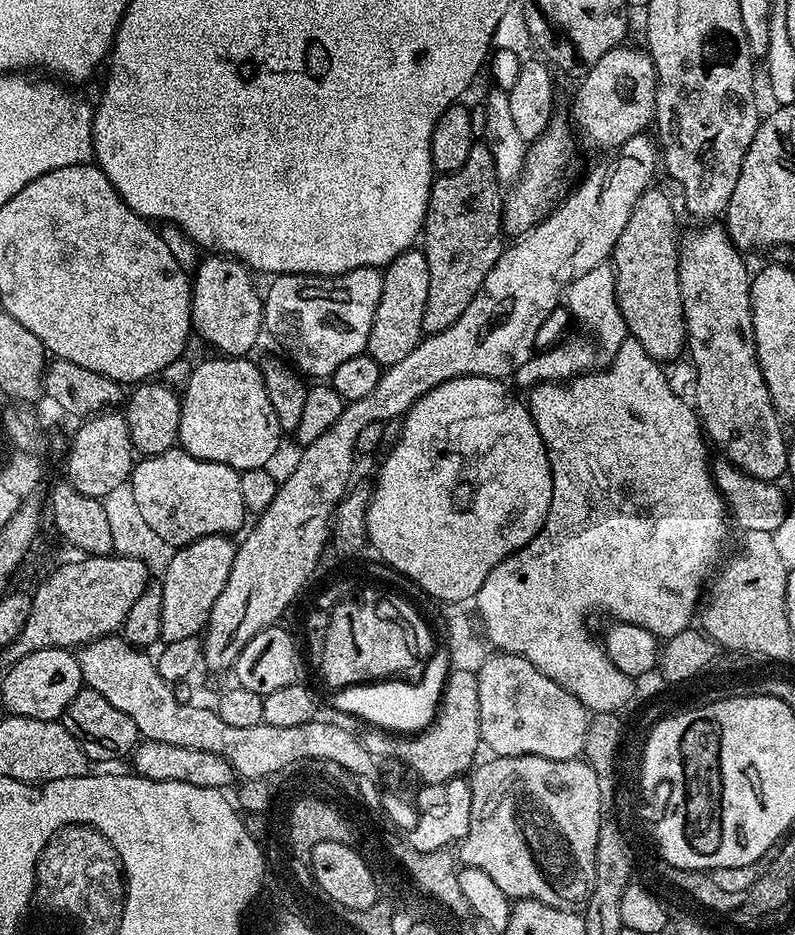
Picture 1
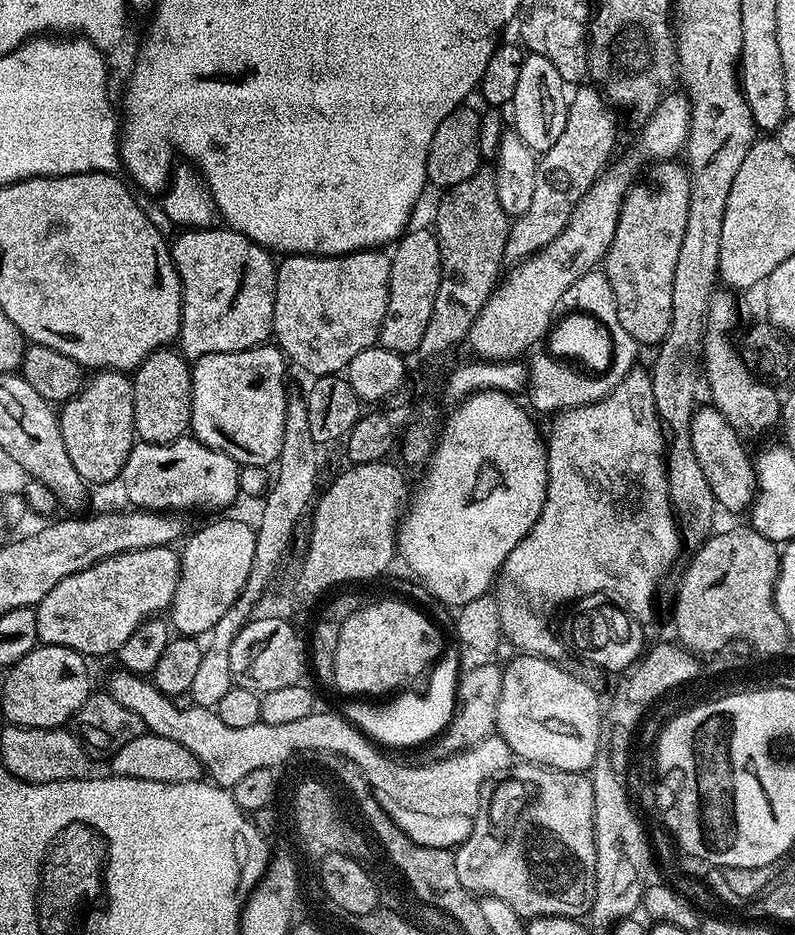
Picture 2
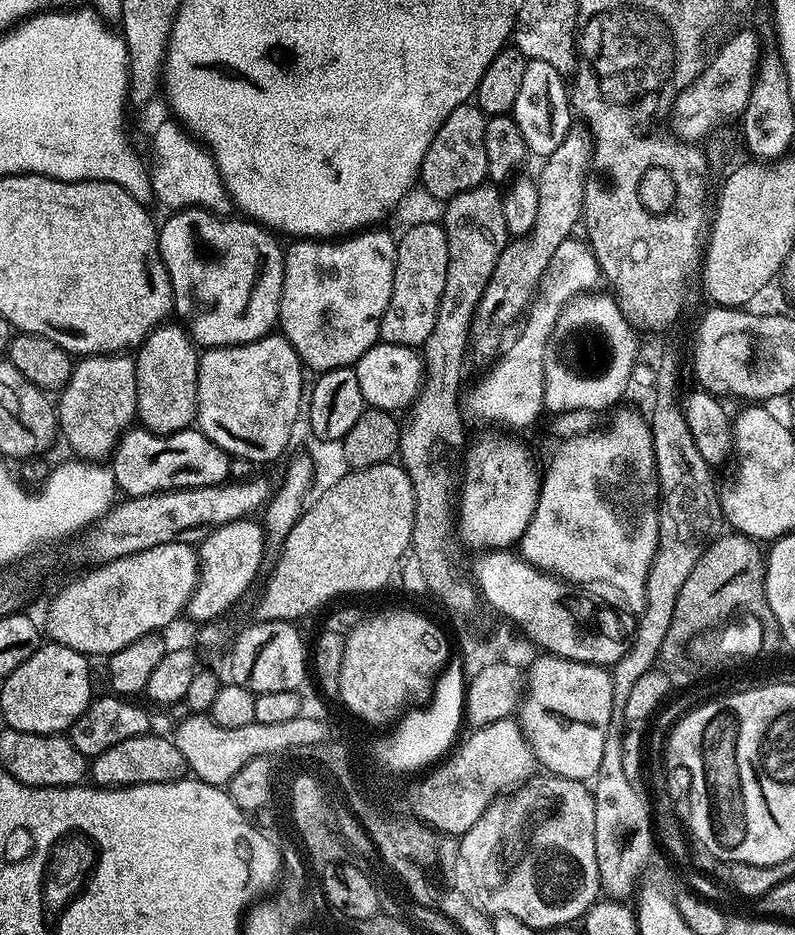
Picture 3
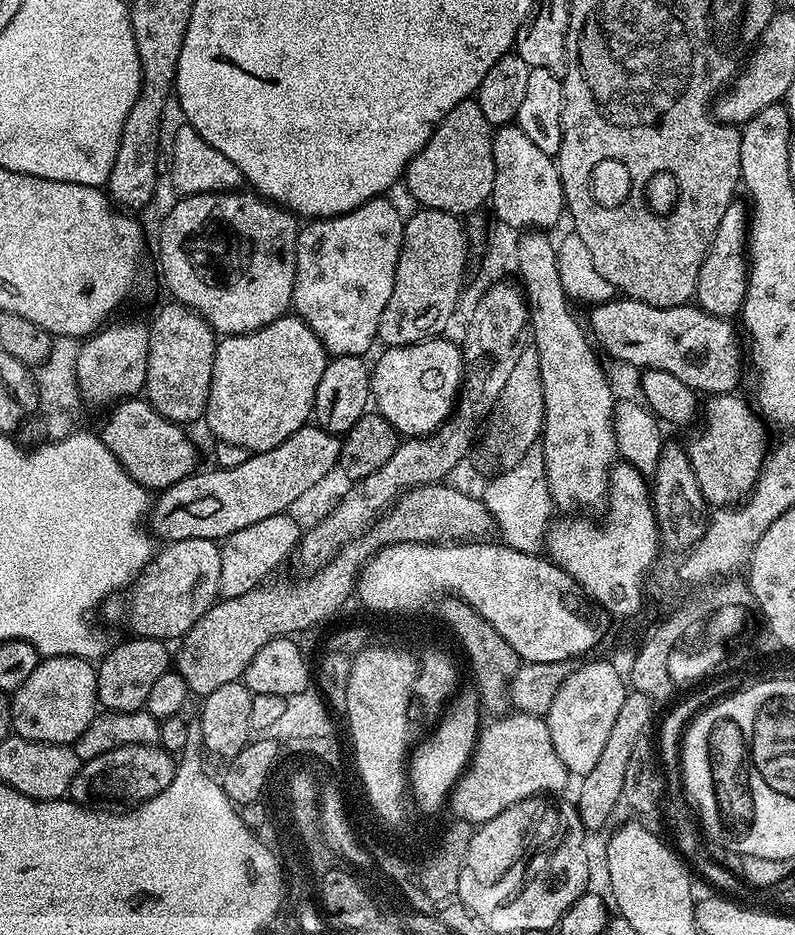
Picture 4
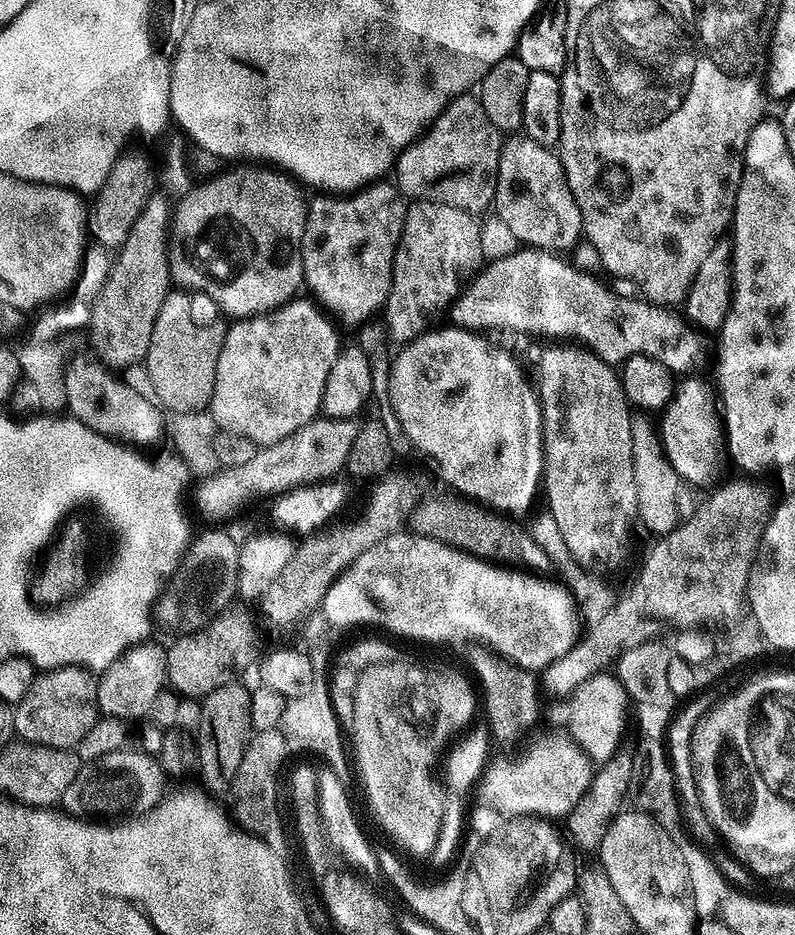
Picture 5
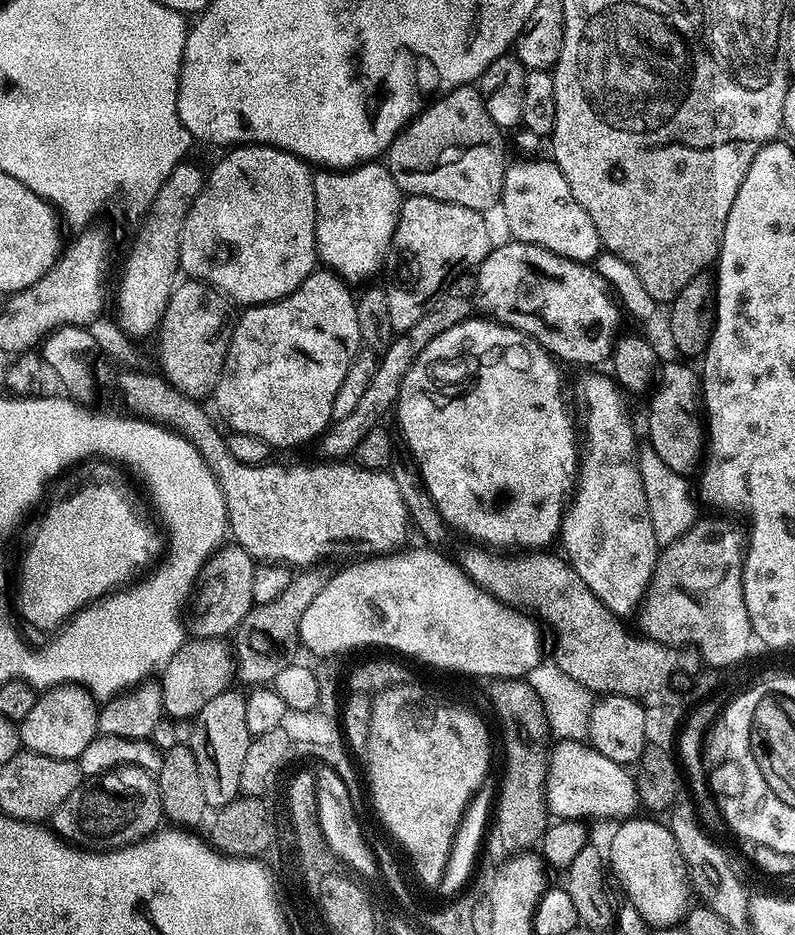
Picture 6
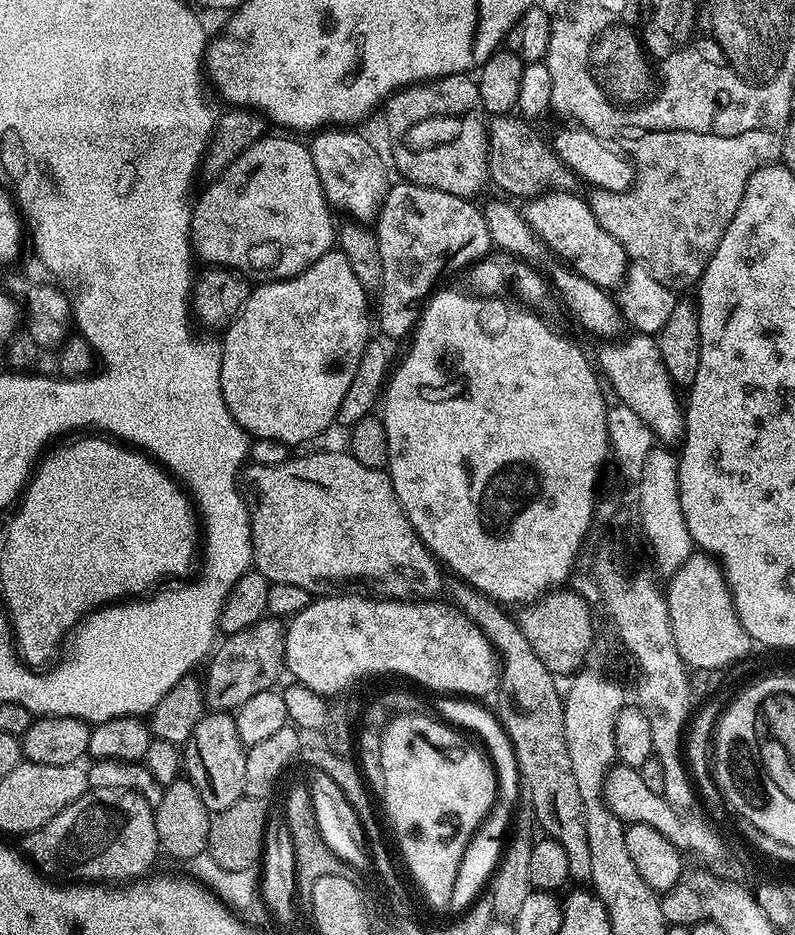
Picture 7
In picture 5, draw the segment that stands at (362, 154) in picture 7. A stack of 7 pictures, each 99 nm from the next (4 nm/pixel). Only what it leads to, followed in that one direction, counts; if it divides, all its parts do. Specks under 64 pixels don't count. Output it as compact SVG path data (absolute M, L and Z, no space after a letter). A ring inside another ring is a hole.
M372 182L351 194L316 194L316 197L308 200L304 231L304 278L307 287L312 287L318 296L319 303L330 310L332 307L344 323L359 326L383 309L390 294L392 263L407 213L405 197L392 182Z

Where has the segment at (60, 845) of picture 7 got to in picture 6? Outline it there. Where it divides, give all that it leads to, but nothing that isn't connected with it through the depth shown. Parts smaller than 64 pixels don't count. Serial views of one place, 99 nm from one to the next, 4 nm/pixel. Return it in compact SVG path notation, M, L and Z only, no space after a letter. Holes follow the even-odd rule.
M115 768L85 779L50 817L51 831L61 841L72 846L83 845L85 832L92 839L90 848L94 852L110 852L114 848L137 844L153 835L161 824L160 787L155 776L146 774L141 768Z

